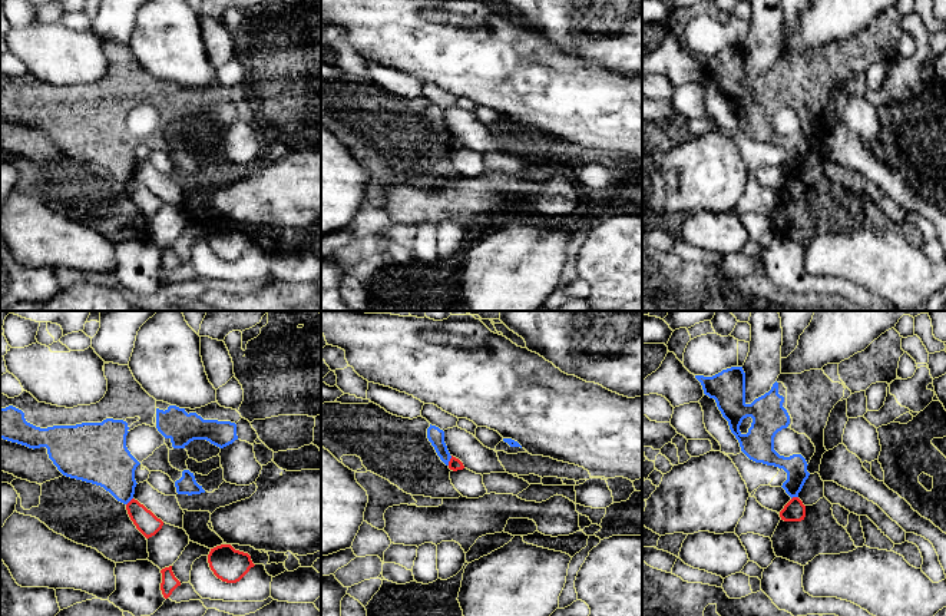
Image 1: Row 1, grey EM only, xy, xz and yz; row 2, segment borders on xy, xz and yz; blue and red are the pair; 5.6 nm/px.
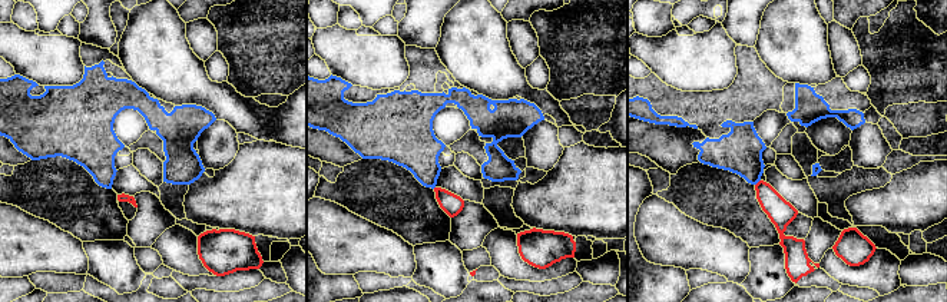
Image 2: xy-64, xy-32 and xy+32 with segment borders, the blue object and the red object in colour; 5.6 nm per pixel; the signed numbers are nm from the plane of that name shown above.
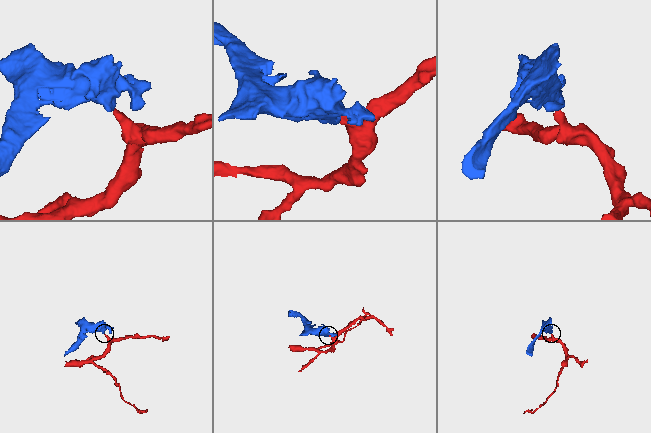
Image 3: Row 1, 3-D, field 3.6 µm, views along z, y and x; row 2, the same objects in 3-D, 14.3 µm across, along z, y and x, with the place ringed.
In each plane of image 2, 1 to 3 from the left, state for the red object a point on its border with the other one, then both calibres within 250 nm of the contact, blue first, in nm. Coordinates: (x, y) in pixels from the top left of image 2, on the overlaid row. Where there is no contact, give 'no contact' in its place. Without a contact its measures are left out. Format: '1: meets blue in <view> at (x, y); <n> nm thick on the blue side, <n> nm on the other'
1: no contact
2: no contact
3: meets blue in xy+32 at (758, 181); 240 nm thick on the blue side, 140 nm on the other

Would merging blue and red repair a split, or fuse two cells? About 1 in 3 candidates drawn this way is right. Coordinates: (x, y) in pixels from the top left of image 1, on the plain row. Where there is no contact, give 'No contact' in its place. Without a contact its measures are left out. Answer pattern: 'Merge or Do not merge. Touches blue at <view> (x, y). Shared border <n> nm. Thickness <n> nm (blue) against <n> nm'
Do not merge. Touches blue at xz (449, 139). Shared border 60 nm. Thickness 90 nm (blue) against 70 nm

